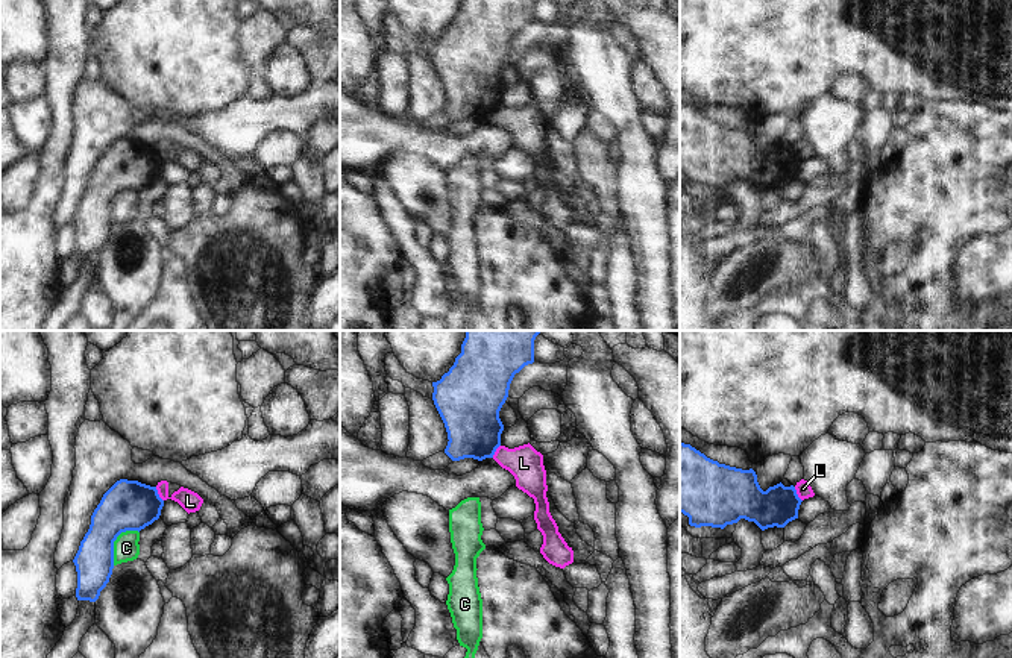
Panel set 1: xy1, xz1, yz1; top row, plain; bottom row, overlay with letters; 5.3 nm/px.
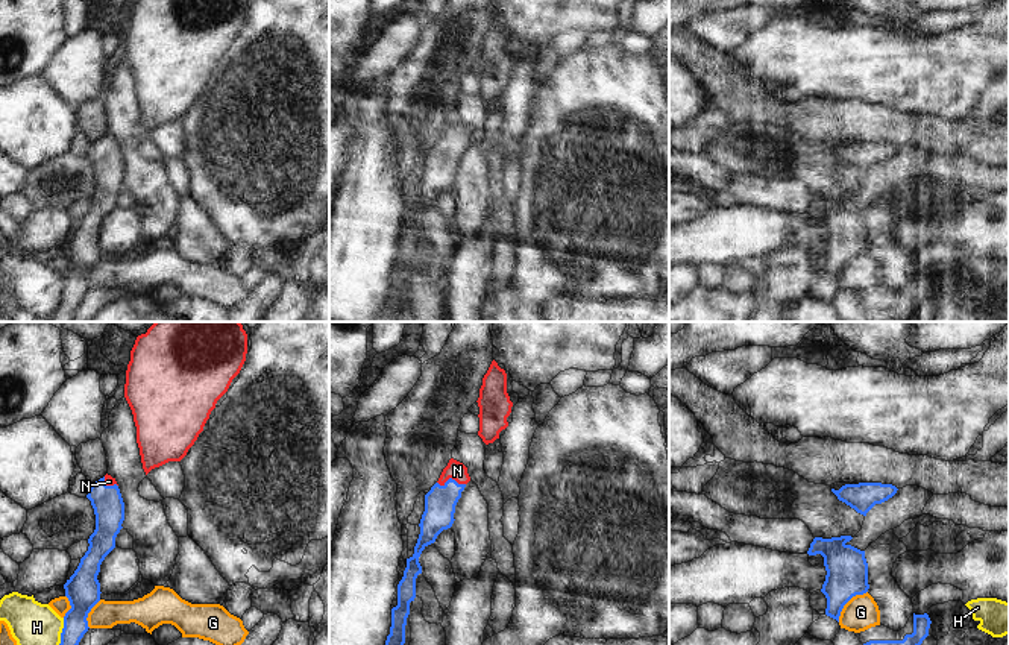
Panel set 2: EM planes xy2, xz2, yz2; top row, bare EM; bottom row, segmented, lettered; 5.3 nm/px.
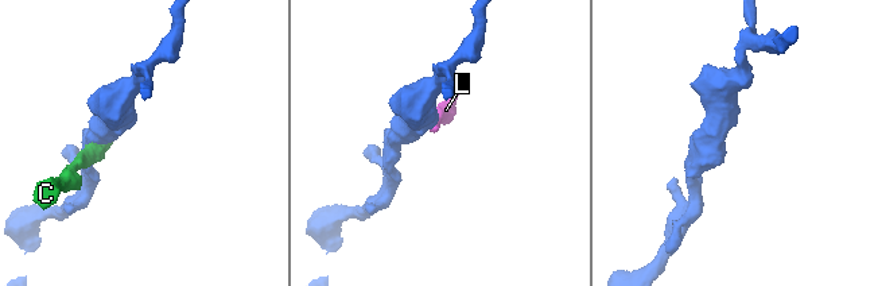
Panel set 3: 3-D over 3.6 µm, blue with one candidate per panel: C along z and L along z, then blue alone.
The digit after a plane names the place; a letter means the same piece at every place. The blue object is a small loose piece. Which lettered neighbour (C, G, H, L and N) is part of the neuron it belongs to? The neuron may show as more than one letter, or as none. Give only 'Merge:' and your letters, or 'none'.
Merge: N

